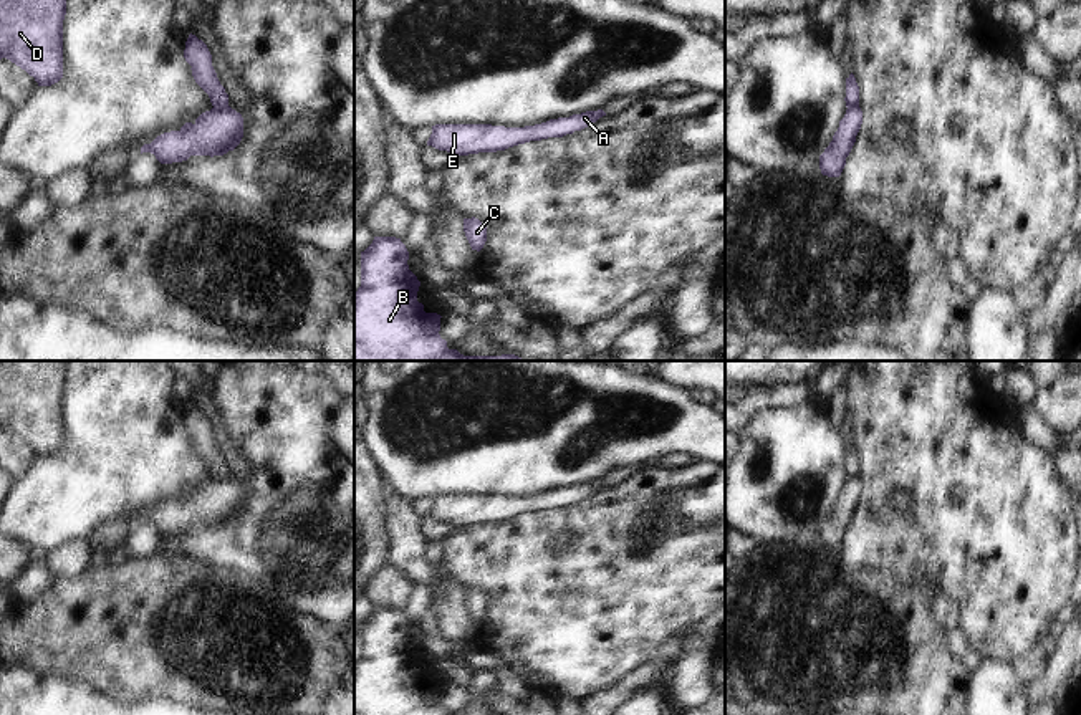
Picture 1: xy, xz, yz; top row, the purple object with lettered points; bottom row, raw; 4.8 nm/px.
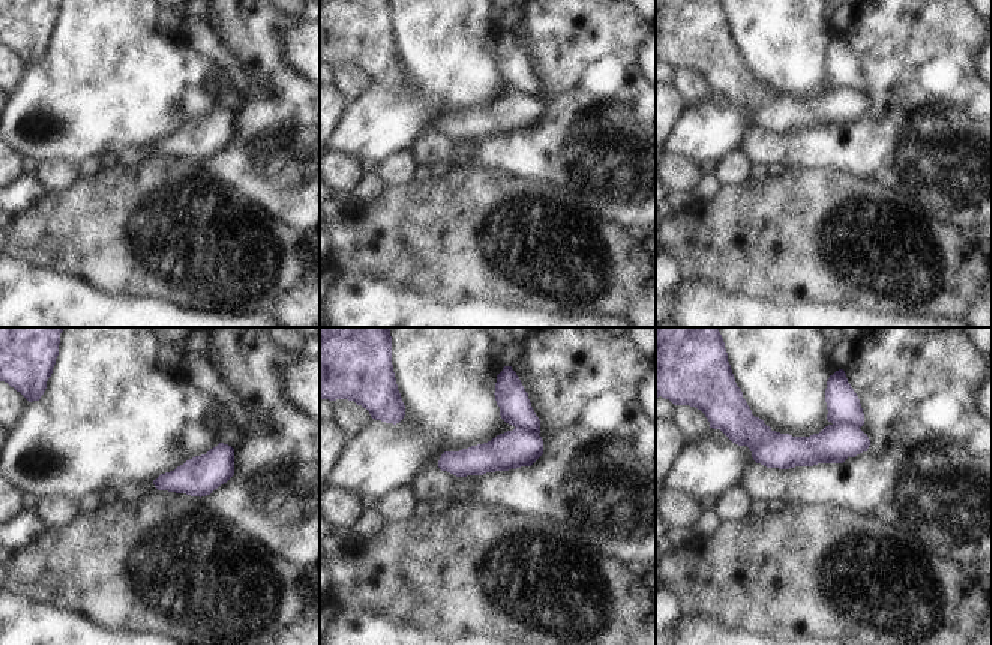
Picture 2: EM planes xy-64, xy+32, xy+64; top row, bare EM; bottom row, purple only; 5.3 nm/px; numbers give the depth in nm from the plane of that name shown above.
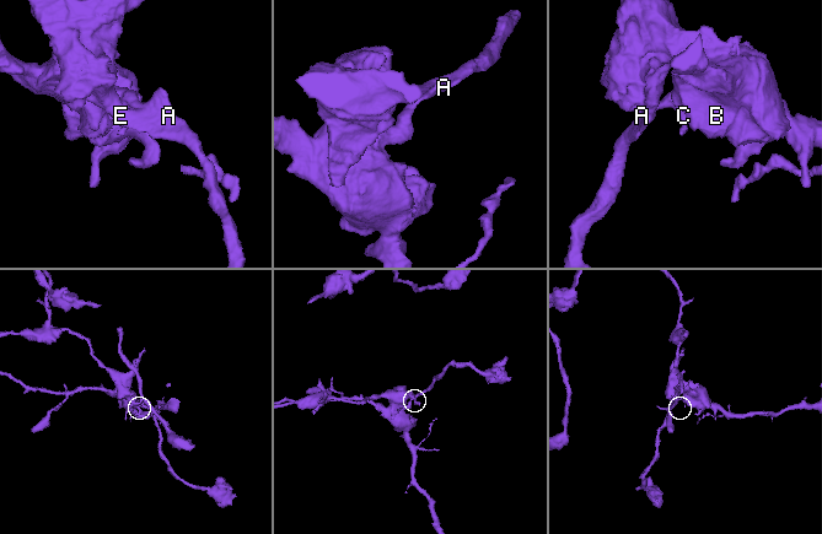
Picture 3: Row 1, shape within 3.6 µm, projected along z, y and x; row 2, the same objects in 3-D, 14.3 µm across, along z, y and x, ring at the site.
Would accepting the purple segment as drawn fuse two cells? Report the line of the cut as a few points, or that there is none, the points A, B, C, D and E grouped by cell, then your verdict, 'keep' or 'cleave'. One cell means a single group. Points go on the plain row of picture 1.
cut in xy along (229, 477), (214, 479); A D E / B C; cleave

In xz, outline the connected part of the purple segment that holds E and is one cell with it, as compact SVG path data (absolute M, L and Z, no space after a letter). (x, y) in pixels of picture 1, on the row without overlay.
M603 480L573 485L569 488L550 490L541 495L525 498L505 498L492 495L435 495L427 516L447 521L455 526L478 523L497 523L530 511L548 508L563 508L581 501L599 488L606 487Z

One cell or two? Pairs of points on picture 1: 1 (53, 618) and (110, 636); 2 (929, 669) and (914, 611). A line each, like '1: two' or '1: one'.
1: one
2: one

